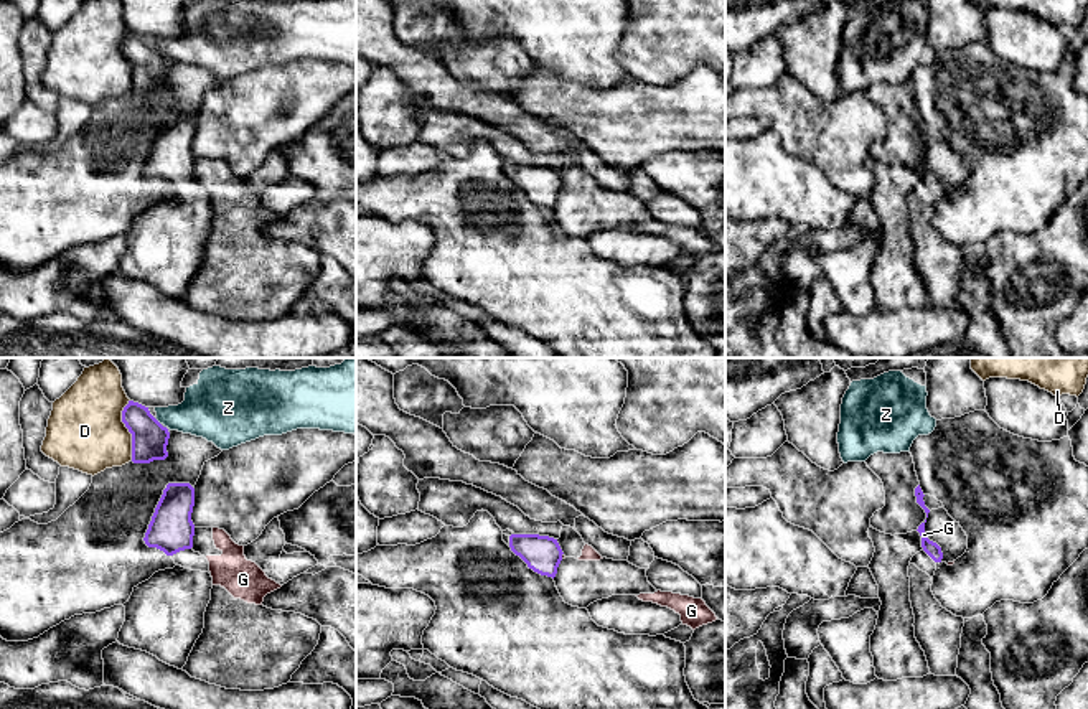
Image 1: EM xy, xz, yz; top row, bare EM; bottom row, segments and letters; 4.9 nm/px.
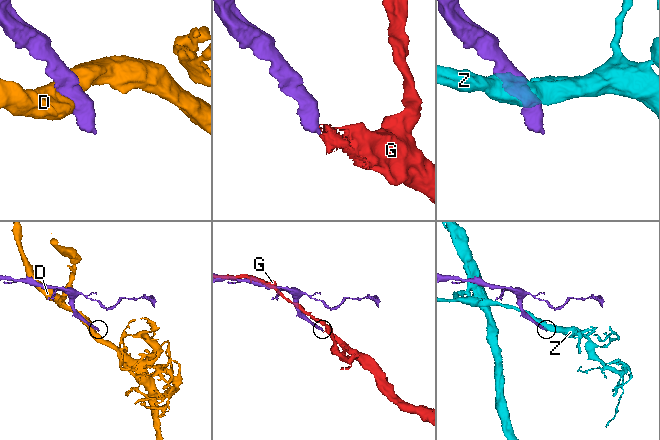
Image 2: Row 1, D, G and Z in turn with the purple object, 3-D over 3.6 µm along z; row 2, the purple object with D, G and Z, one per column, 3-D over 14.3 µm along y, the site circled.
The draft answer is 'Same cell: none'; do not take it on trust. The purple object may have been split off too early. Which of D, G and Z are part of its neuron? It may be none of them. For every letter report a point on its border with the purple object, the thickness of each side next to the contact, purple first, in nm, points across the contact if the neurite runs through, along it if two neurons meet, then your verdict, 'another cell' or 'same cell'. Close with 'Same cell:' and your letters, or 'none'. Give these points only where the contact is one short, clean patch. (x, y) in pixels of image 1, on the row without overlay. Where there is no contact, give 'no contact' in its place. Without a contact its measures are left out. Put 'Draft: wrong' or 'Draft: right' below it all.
D: contact xy (127, 58); calibres 180 and 380 nm; another cell
G: contact yz (922, 167); calibres 70 and 20 nm; border yz (922, 162), (927, 169); another cell
Z: contact xy (159, 53); calibres 180 and 260 nm; another cell
Same cell: none
Draft: right

